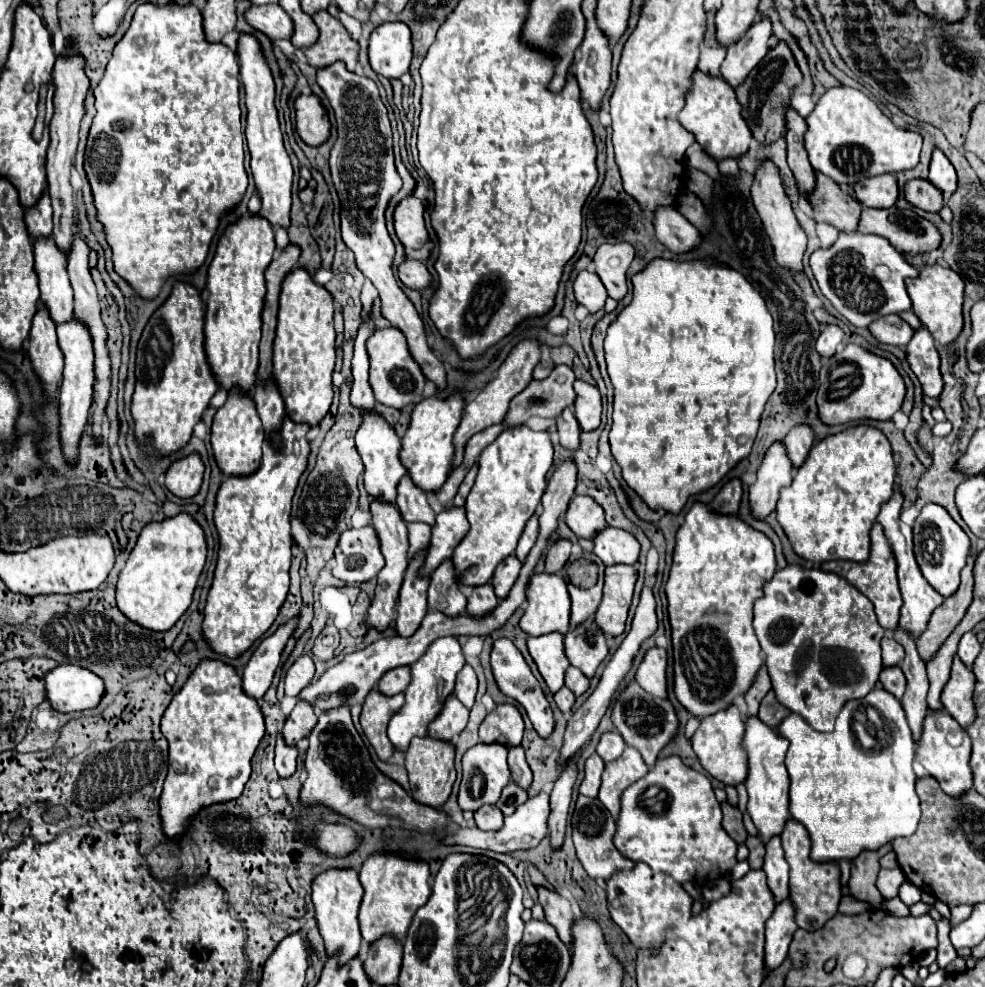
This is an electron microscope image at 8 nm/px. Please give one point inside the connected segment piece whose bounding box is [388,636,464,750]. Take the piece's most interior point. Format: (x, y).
(433, 676)

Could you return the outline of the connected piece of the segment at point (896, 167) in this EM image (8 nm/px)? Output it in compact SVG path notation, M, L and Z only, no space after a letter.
M830 88L806 118L808 132L804 138L806 152L814 170L832 178L836 184L856 184L870 176L894 174L914 168L920 158L922 136L912 130L902 130L866 94L856 88Z

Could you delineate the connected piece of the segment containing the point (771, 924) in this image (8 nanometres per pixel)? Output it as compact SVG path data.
M786 898L776 906L774 914L766 922L766 966L770 970L778 968L788 956L788 946L796 930L796 908L792 906L792 900Z

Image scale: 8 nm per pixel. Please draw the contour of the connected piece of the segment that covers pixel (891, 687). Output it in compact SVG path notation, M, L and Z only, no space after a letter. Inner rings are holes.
M898 666L884 668L880 672L880 682L888 692L892 692L898 698L902 698L904 690L906 690L906 678L904 678L904 674L902 674L902 670Z

